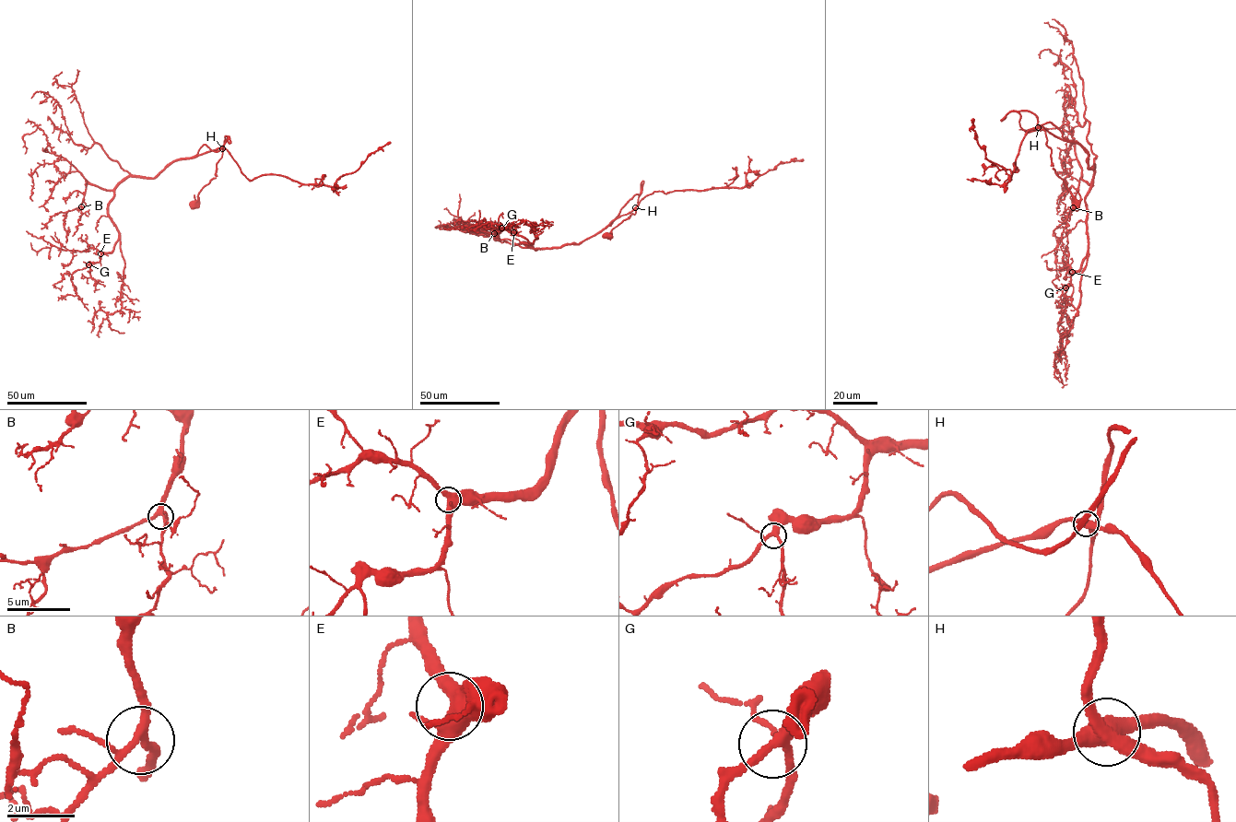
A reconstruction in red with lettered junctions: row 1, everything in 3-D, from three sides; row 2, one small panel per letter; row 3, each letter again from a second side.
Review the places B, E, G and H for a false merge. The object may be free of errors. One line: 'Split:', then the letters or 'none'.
Split: none

